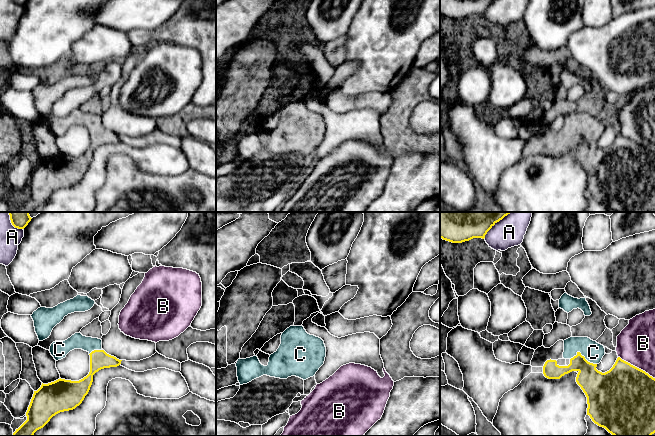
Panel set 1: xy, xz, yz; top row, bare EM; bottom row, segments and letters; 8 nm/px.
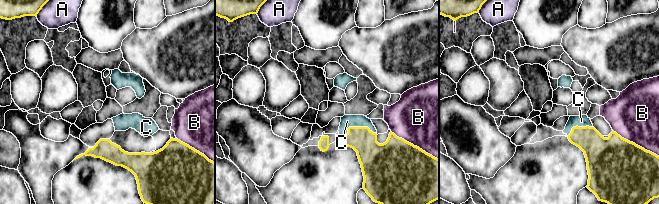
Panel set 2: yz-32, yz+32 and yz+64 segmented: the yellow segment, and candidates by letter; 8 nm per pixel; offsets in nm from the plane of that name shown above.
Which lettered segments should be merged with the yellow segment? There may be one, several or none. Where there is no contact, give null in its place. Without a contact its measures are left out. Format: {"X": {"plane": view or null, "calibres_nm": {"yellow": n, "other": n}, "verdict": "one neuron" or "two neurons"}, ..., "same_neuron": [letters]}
{"A": {"plane": "yz", "calibres_nm": {"yellow": 420, "other": 240}, "verdict": "two neurons"}, "B": {"plane": "yz", "calibres_nm": {"yellow": 480, "other": 300}, "verdict": "two neurons"}, "C": {"plane": "yz", "calibres_nm": {"yellow": 220, "other": 160}, "verdict": "one neuron"}, "same_neuron": ["C"]}

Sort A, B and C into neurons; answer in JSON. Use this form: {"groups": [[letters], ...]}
{"groups": [["A"], ["B"], ["C"]]}

